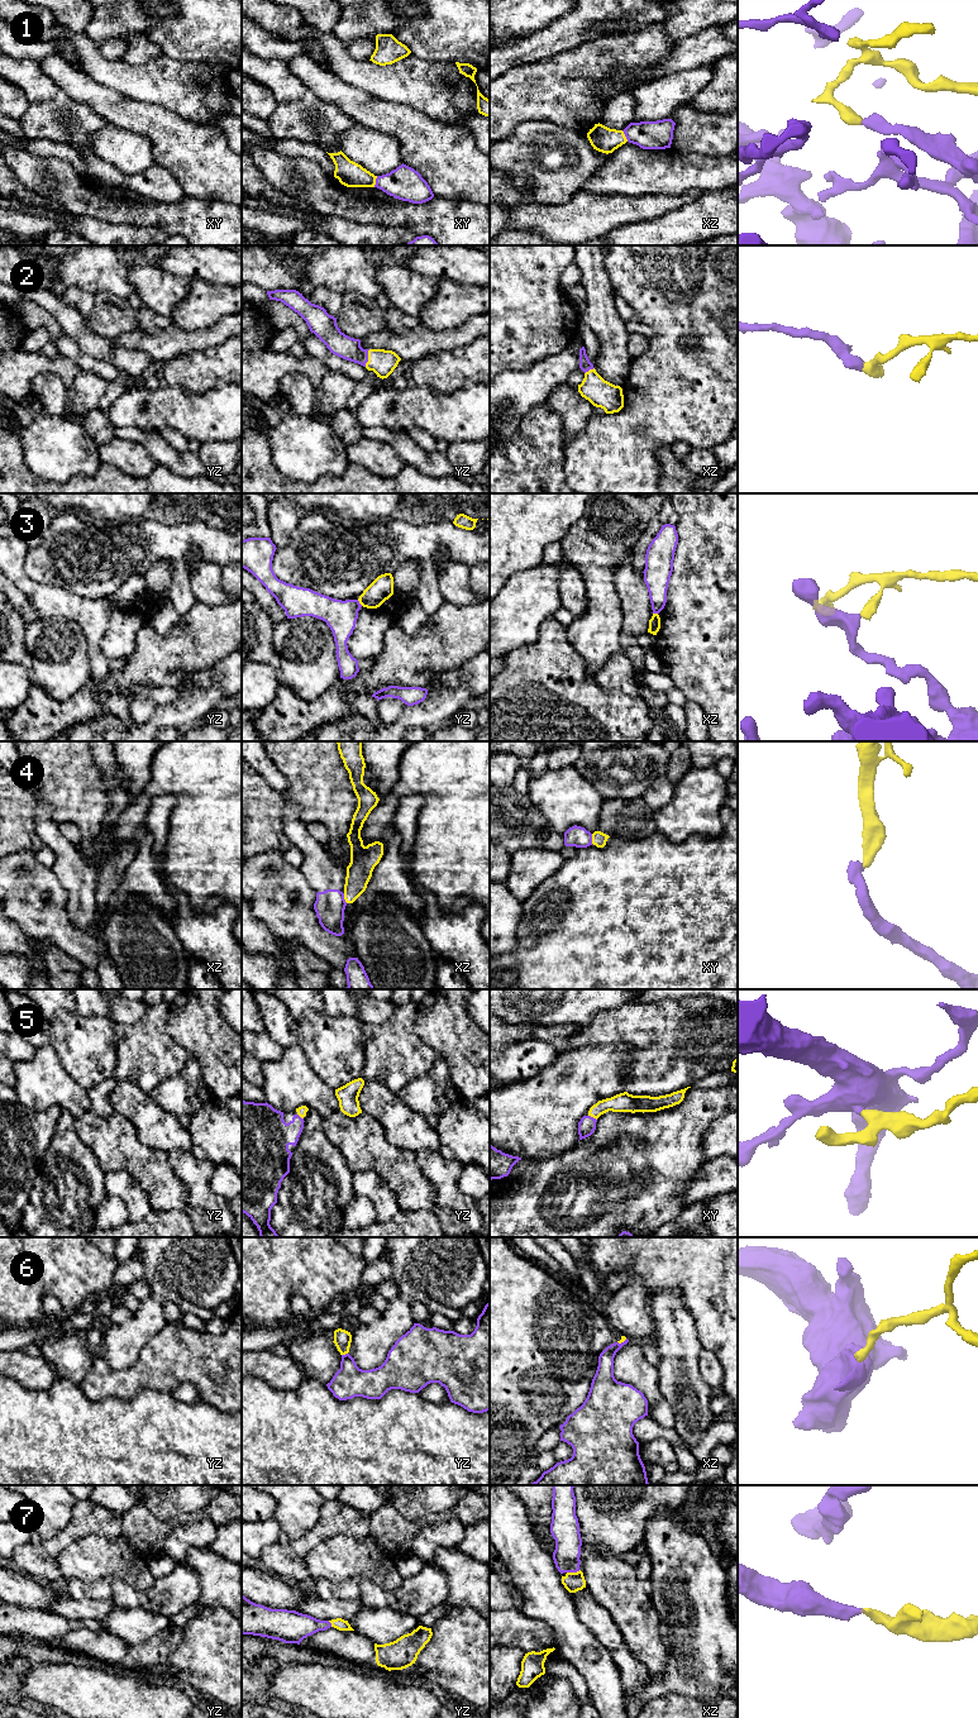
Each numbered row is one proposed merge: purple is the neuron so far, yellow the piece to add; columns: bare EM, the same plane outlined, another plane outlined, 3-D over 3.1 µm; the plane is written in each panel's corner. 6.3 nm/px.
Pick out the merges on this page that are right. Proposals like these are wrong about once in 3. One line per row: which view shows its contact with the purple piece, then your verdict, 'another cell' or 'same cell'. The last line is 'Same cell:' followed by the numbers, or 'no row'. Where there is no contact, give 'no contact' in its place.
1: meets purple in xy; same cell
2: meets purple in yz; same cell
3: meets purple in yz; another cell
4: meets purple in xz; another cell
5: meets purple in xy; same cell
6: meets purple in yz; another cell
7: meets purple in xz; same cell
Same cell: 1, 2, 5, 7

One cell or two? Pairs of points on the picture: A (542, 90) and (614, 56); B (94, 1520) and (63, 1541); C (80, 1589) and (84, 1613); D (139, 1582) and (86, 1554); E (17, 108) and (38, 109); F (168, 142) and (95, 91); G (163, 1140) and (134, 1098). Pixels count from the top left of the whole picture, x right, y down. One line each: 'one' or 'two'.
A: one
B: one
C: two
D: one
E: two
F: one
G: one

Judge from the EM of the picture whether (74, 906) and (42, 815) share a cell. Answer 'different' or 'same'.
same

